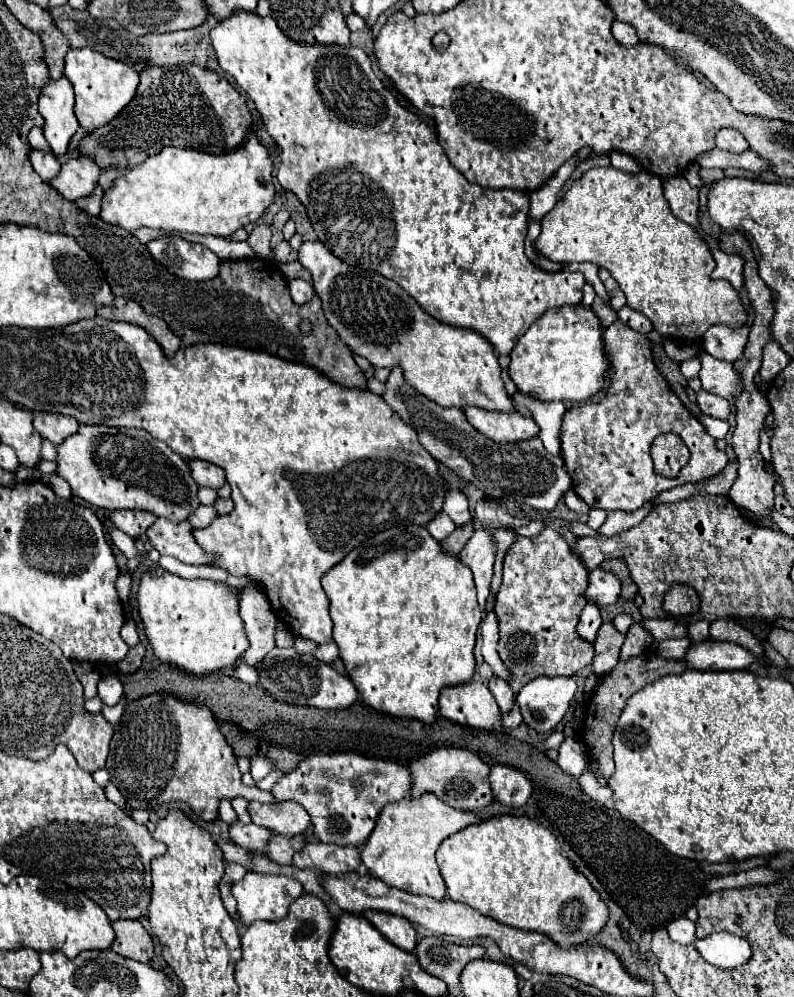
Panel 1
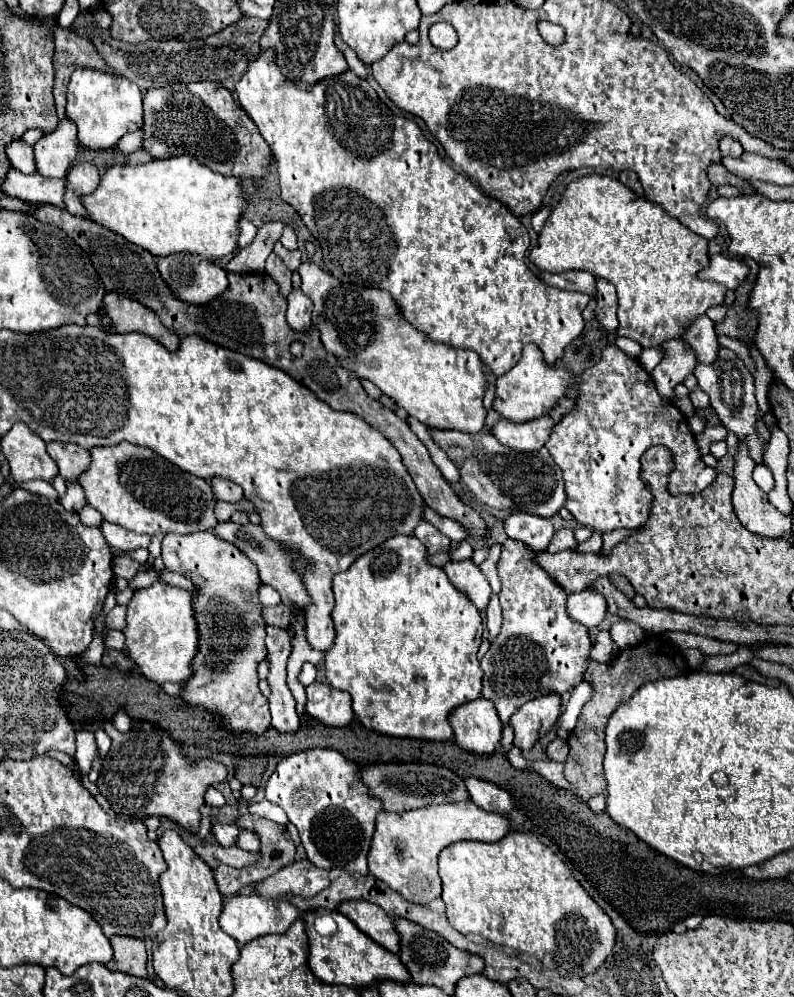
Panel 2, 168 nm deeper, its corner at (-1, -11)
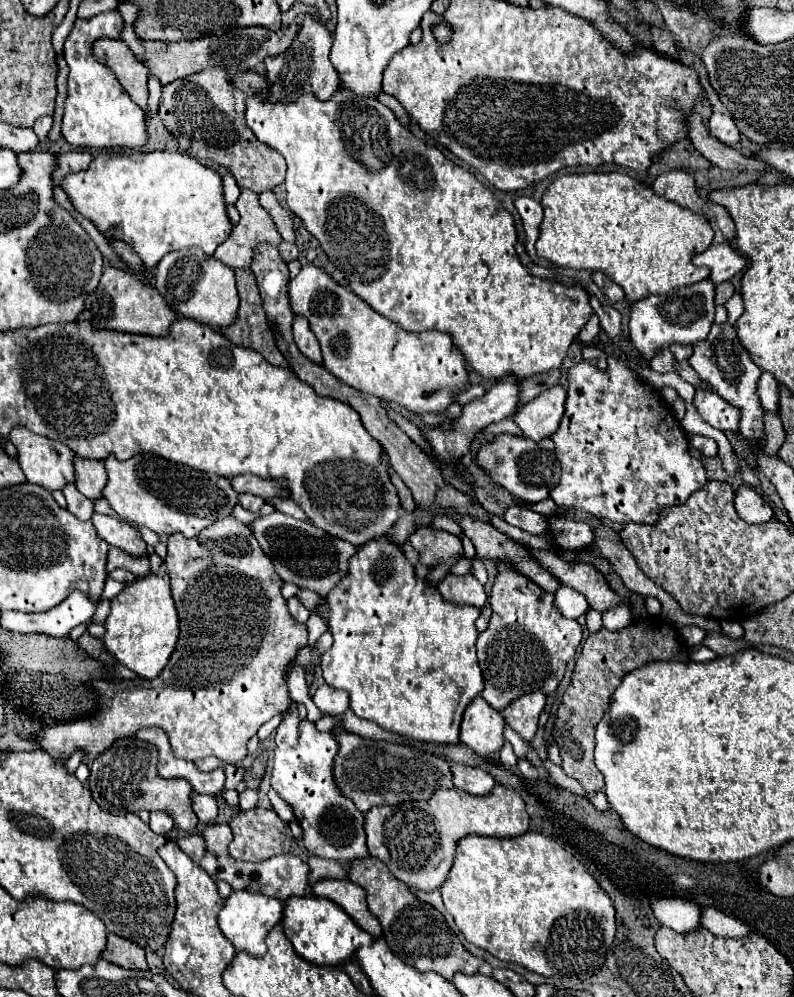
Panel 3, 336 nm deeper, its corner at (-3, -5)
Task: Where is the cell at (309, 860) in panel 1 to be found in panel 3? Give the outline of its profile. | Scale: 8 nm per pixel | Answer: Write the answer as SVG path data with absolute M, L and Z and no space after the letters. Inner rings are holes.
M212 824L202 830L204 842L206 842L206 852L204 858L200 860L200 868L208 872L212 880L224 880L232 886L232 890L248 890L248 892L258 892L266 894L278 900L288 900L290 896L304 896L308 888L308 866L294 854L280 854L264 862L242 862L242 860L232 860L229 855L229 845L233 840L231 828L228 824Z

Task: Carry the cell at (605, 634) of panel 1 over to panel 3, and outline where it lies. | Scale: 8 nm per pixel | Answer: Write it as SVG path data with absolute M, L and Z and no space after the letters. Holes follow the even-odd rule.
M588 608L586 612L586 626L590 632L598 632L602 628L602 614L596 612L594 608Z

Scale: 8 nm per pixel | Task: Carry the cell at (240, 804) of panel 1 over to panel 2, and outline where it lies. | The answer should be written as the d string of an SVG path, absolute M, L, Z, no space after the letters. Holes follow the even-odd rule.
M268 800L254 802L254 804L250 804L248 810L250 810L254 816L262 816L262 818L266 818L266 820L274 820L276 824L288 824L286 812L284 812L280 806L268 802Z

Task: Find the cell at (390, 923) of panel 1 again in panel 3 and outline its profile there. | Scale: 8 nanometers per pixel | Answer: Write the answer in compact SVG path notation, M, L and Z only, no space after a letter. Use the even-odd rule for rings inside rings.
M324 878L324 880L318 880L318 882L312 884L312 892L316 896L334 900L370 936L374 936L374 938L382 936L380 922L370 914L370 910L366 906L366 892L364 892L364 888L360 888L360 886L356 886L356 884L348 882L348 880Z

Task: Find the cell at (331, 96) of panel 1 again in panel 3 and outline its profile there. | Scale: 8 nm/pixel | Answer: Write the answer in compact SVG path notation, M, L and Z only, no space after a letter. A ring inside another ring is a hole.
M340 88L332 94L330 100L322 102L312 94L302 96L300 100L292 104L280 104L280 102L262 102L260 94L254 94L248 98L246 108L246 122L252 128L252 132L262 140L264 144L270 144L274 150L278 150L286 158L286 206L290 212L294 212L304 228L320 242L322 250L330 258L334 266L340 266L344 278L348 280L348 286L356 296L360 296L368 306L372 306L382 316L390 318L392 322L400 324L406 330L422 332L422 330L438 330L452 336L454 346L462 352L466 362L482 376L482 378L494 378L502 380L506 376L516 378L530 378L540 372L548 372L552 368L558 368L570 348L570 344L580 334L588 318L594 314L588 292L580 286L562 286L558 282L542 280L532 276L518 260L514 244L516 244L516 228L514 218L510 212L506 212L500 202L494 198L494 194L482 186L474 174L470 174L466 168L450 162L438 148L426 146L422 140L418 140L408 128L404 128L390 108L386 108L382 102L374 98L356 98L352 92Z

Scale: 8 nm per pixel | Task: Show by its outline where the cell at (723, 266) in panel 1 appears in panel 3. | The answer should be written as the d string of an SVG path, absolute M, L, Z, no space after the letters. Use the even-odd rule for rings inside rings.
M712 244L706 252L700 252L692 258L696 266L710 268L710 280L714 284L720 284L724 280L730 280L734 274L744 270L744 256L740 256L730 244Z

